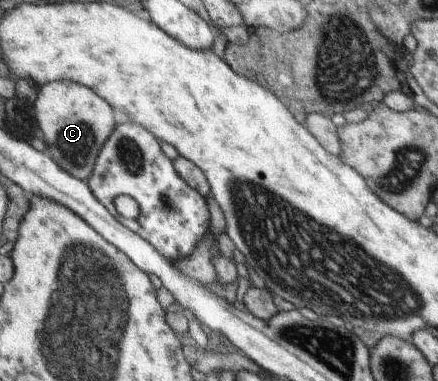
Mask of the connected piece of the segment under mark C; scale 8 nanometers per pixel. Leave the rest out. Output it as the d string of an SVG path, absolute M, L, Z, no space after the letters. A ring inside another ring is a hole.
M65 80L51 82L49 85L39 88L34 102L34 110L34 125L38 127L40 136L43 137L51 157L71 176L88 183L100 147L104 145L114 129L111 105L99 97L90 87Z

